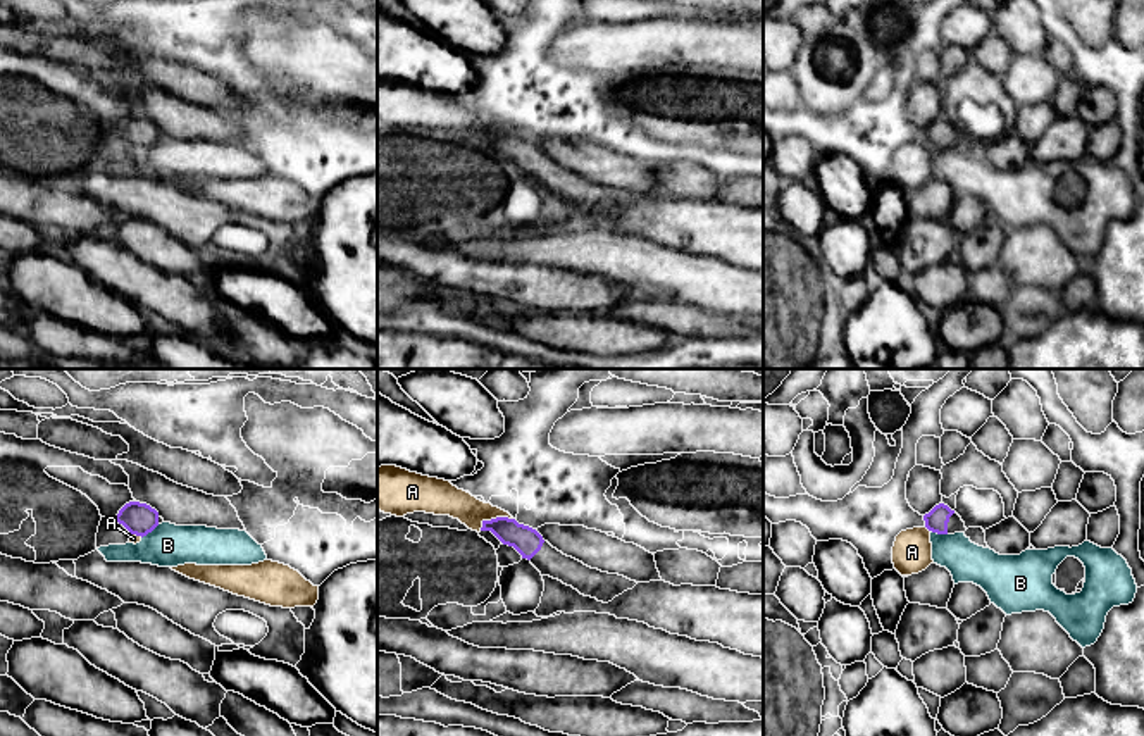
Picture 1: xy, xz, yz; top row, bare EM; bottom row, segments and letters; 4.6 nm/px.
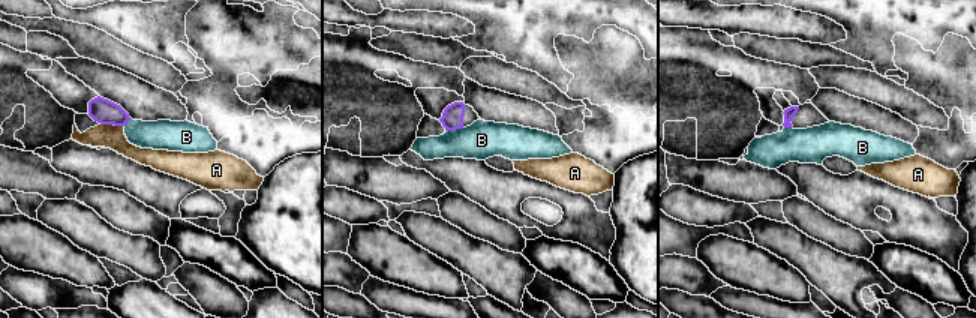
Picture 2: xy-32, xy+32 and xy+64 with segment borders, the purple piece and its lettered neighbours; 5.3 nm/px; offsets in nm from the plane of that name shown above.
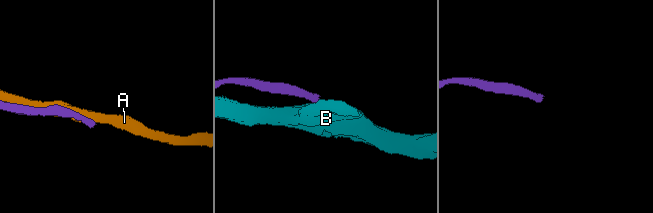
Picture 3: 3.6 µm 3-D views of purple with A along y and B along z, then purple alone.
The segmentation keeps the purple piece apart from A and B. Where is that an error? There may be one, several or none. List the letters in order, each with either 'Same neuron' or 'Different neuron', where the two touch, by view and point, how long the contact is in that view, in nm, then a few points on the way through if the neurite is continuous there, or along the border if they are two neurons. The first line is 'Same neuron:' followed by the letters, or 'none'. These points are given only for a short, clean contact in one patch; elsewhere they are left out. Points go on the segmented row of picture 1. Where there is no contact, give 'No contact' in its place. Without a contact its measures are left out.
Same neuron: none
A: Different neuron. Touches purple at xz (493, 519). Shared border 170 nm
B: Different neuron. Touches purple at xy (150, 531). Shared border 110 nm. Boundary: xy (159, 524), (142, 538)

